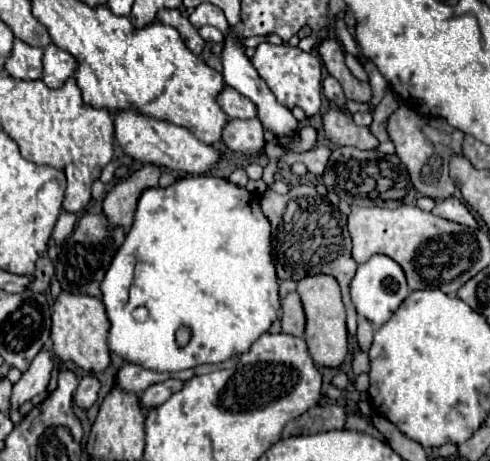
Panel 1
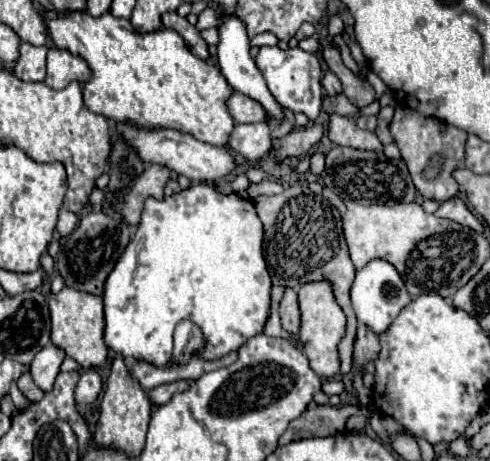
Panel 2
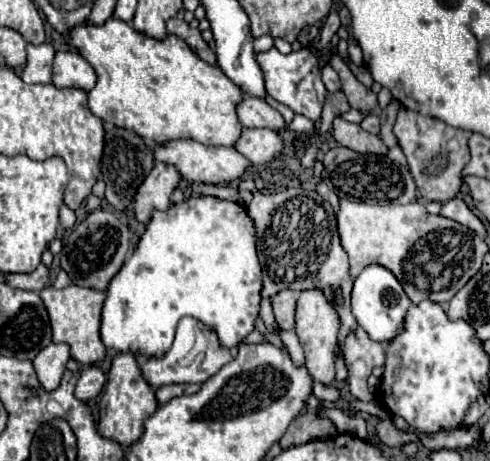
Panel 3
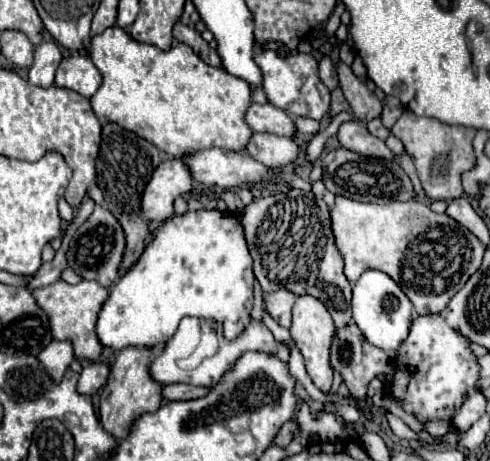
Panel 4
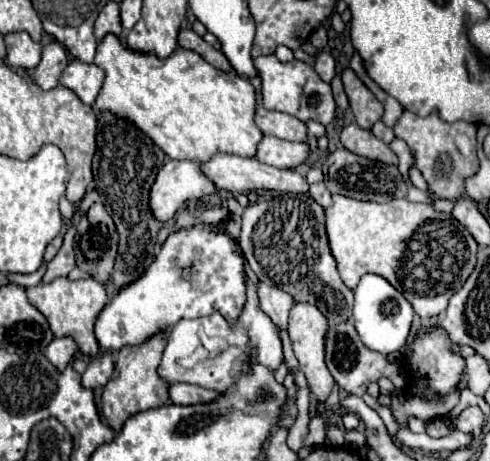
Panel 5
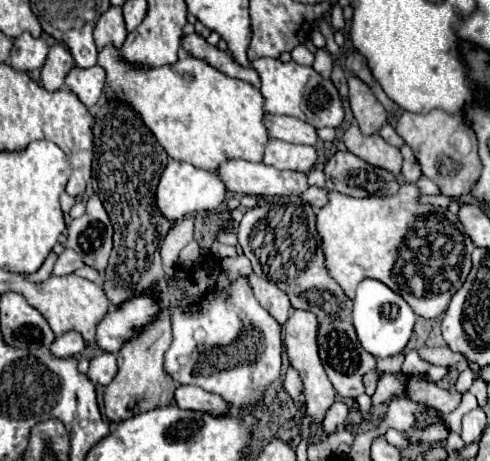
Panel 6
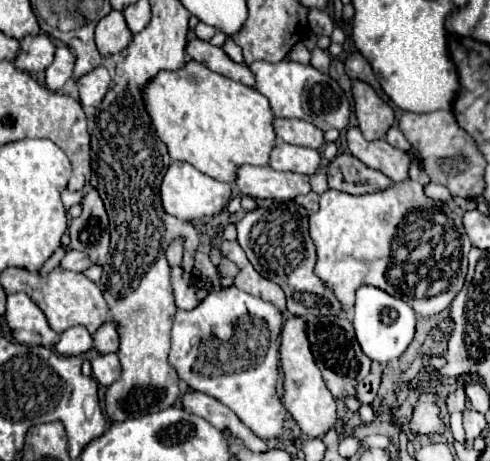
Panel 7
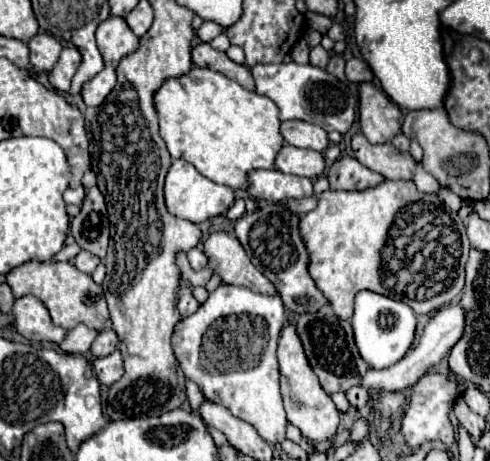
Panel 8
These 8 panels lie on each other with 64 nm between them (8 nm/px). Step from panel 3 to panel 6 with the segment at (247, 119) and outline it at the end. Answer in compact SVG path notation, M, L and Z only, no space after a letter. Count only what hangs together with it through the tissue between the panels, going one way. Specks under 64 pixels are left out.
M264 114L264 126L270 138L278 138L284 142L294 144L314 144L318 140L316 128L308 122L302 122L292 116L278 116L278 114Z

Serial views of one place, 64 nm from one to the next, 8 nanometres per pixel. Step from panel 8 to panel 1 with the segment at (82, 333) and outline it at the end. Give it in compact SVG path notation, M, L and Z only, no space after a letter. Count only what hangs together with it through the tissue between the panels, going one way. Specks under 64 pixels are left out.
M42 350L42 352L32 360L32 364L28 366L28 370L20 376L20 380L14 384L12 396L10 396L12 410L18 410L24 402L32 400L36 394L40 394L40 392L46 390L52 368L54 368L52 354L46 352L46 350Z

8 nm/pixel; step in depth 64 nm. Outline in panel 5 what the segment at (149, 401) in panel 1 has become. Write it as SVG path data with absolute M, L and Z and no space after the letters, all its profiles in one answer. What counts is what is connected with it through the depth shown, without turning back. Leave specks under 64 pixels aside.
M170 384L170 400L174 404L200 404L200 402L210 402L214 400L218 394L200 386L192 386L192 384Z

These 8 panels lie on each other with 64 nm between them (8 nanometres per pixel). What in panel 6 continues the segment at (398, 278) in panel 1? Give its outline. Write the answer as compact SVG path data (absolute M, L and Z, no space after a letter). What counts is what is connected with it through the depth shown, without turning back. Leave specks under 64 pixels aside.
M364 278L358 284L352 314L354 314L354 328L358 340L362 342L364 350L374 354L376 358L386 358L402 352L406 342L410 340L412 326L416 322L416 314L408 306L408 302L400 294L392 292L386 284L380 284L380 280L372 280L372 278Z

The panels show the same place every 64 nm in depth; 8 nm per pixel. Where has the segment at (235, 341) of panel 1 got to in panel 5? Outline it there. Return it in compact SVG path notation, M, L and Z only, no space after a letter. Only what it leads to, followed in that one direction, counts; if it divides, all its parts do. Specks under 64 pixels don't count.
M196 222L190 228L172 232L146 270L114 294L96 320L96 340L102 348L114 352L124 346L142 344L156 336L156 332L166 332L182 318L210 316L212 312L220 312L234 324L244 308L244 300L246 270L238 238L228 236L218 224Z

